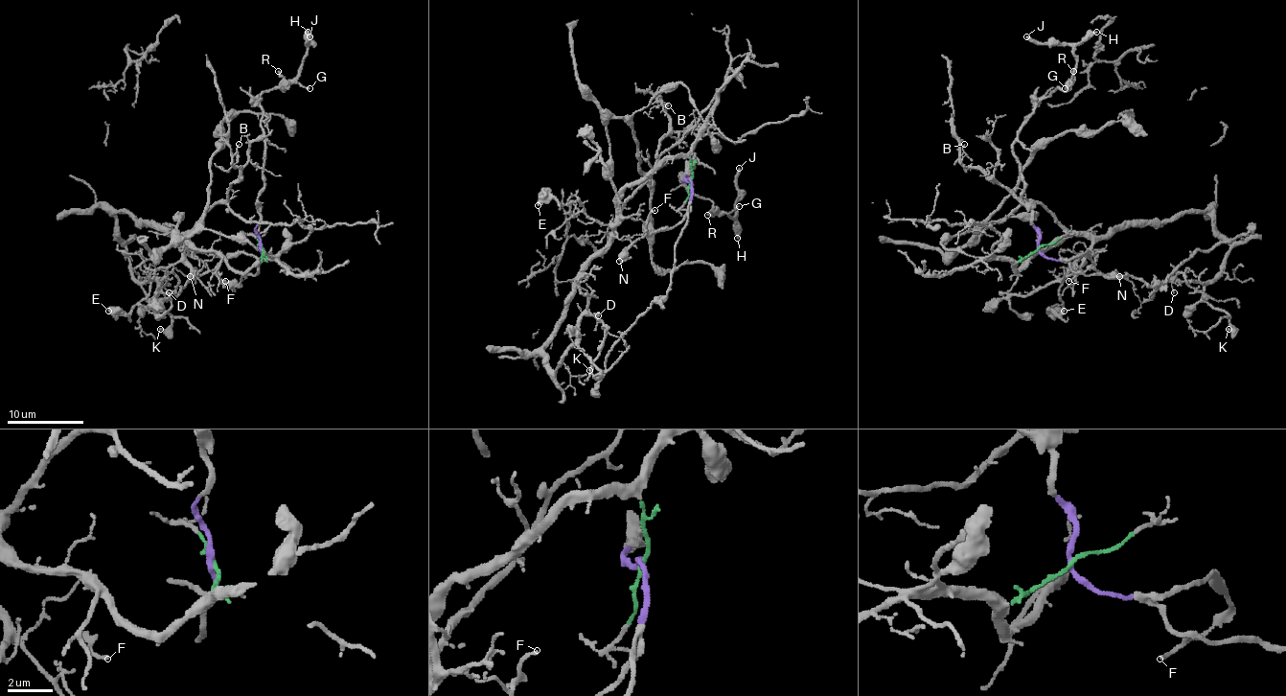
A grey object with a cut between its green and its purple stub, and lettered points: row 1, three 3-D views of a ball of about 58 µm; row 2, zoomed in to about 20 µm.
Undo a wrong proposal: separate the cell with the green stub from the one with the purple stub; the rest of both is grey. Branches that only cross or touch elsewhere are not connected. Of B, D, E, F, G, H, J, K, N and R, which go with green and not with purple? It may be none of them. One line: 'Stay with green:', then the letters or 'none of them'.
Stay with green: B, D, E, K

